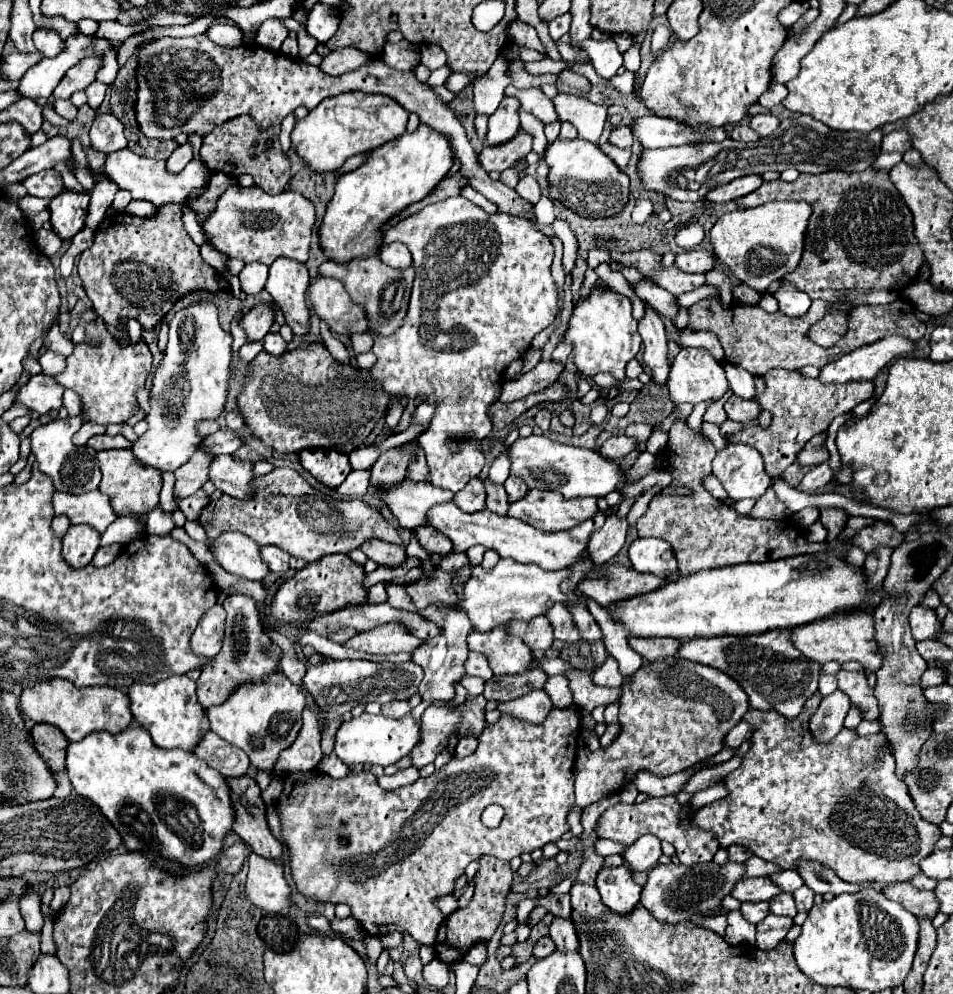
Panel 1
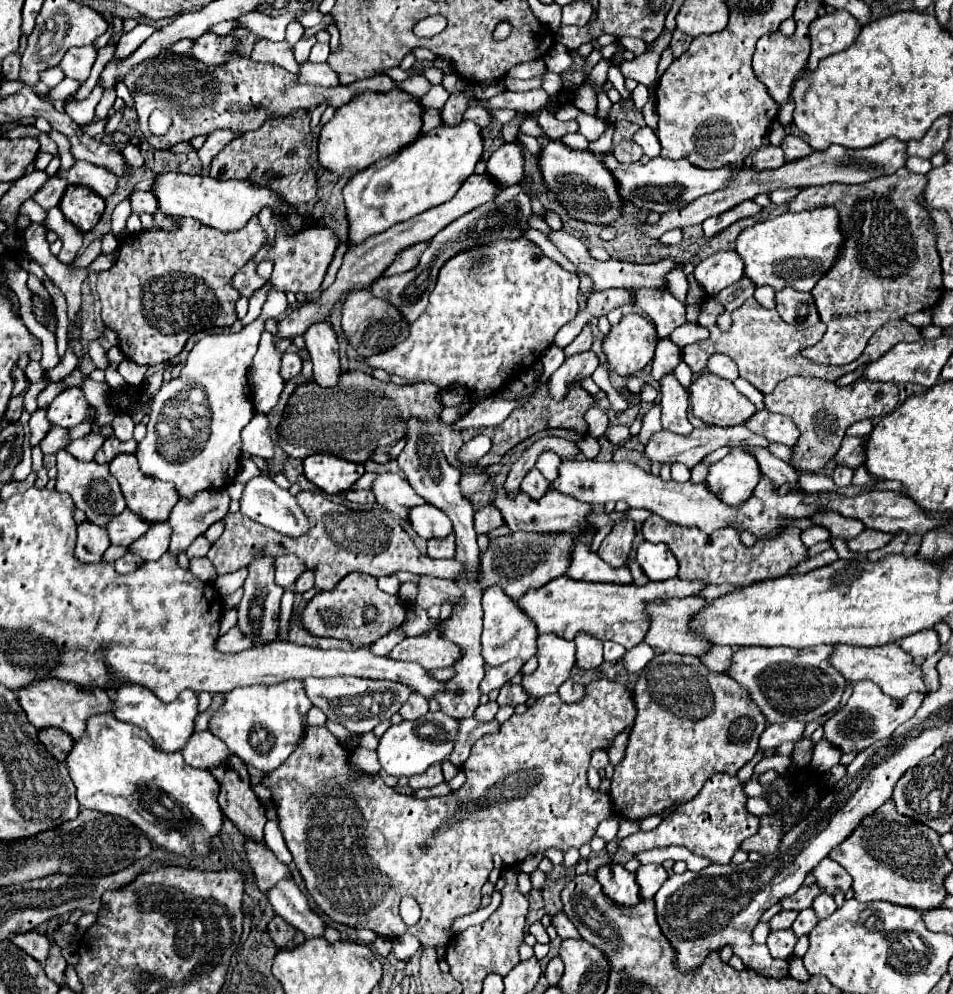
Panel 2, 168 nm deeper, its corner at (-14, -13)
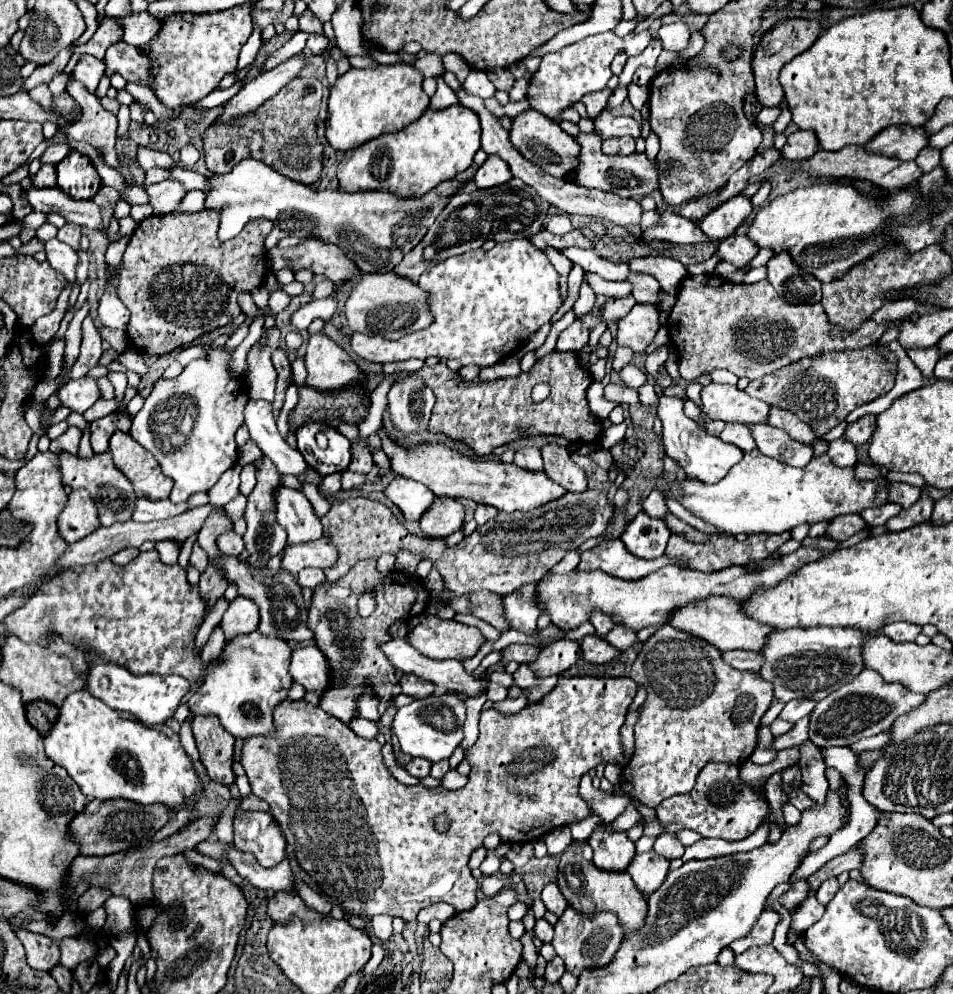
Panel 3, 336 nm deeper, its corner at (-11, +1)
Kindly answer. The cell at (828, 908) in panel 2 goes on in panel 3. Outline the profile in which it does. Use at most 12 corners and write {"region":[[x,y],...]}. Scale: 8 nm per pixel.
{"region":[[836,878],[820,884],[816,898],[822,904],[834,898],[840,884]]}

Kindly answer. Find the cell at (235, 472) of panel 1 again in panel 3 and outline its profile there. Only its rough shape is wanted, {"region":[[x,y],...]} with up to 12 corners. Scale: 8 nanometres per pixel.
{"region":[[276,490],[276,518],[288,544],[322,538],[324,528],[308,498]]}

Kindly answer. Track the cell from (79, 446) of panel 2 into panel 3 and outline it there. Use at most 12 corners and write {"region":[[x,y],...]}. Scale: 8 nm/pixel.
{"region":[[70,426],[50,442],[54,454],[76,454],[82,432]]}

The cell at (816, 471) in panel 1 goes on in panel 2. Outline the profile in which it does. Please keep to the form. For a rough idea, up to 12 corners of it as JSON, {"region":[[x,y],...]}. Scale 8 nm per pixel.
{"region":[[837,466],[833,482],[837,488],[851,484],[851,468]]}

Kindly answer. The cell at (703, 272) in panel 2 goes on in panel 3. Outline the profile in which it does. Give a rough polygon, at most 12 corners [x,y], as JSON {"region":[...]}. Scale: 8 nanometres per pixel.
{"region":[[748,236],[718,244],[720,260],[748,266],[760,248]]}

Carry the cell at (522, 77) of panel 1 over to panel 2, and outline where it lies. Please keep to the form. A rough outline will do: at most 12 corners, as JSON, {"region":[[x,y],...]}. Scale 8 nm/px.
{"region":[[504,90],[487,106],[531,114],[547,102],[545,90]]}

